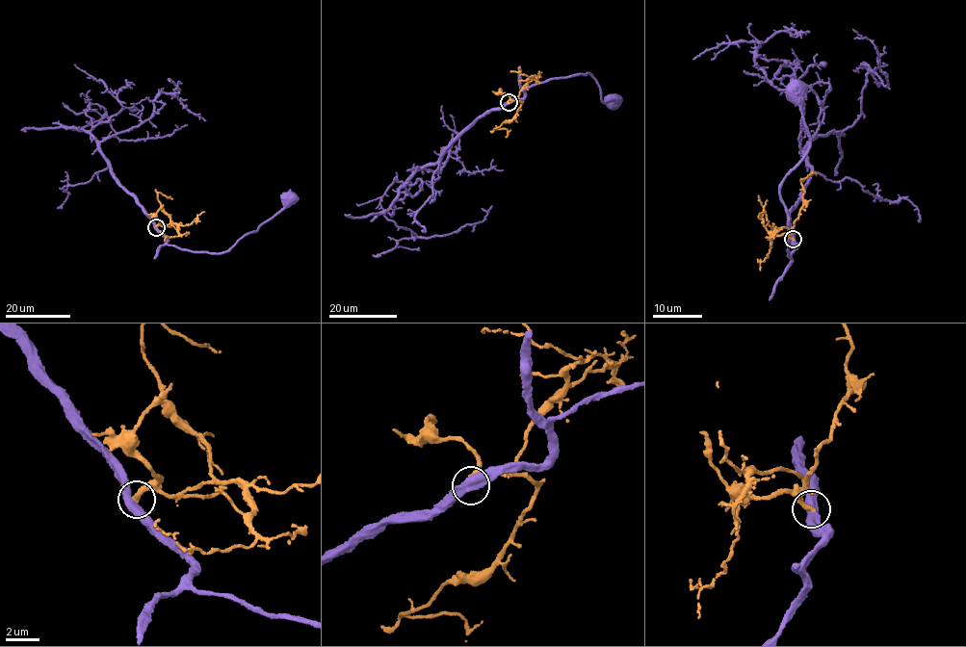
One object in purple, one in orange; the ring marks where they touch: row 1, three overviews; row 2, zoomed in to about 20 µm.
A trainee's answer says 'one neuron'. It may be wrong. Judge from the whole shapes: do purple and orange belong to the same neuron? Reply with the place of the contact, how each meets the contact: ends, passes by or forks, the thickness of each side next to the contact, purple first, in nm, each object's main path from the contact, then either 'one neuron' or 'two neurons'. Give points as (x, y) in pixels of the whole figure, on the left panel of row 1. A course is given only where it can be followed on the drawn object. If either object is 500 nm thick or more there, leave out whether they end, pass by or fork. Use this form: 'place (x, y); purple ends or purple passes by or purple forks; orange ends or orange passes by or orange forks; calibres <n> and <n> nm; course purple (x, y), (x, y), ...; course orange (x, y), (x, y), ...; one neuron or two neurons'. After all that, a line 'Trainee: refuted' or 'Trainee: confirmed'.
place (156, 227); calibres 500 and 320 nm; course purple (156, 227), (167, 244), (192, 251), (221, 253), (256, 231), (290, 200); course orange (156, 227), (172, 224), (158, 201), (158, 193), (169, 197), (167, 198); two neurons
Trainee: refuted

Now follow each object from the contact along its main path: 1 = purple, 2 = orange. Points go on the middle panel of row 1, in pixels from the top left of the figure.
1: (508, 102), (522, 98), (525, 90), (532, 86), (589, 73), (596, 79), (603, 102), (613, 100), (615, 103)
2: (509, 102), (520, 101), (521, 104), (510, 120), (494, 129), (507, 129), (506, 137)

